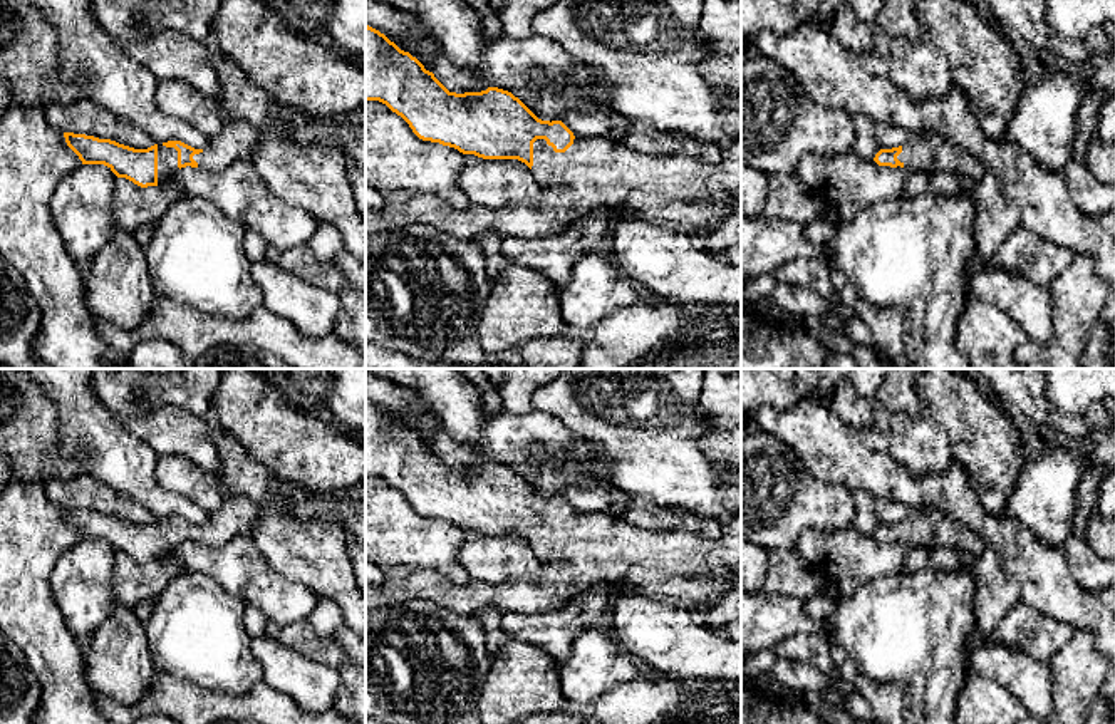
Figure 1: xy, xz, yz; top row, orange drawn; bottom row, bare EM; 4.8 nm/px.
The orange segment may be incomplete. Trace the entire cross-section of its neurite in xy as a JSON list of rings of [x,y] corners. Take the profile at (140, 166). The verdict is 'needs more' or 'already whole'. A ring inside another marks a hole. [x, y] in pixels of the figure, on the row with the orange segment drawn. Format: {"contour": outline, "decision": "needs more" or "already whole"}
{"contour": [[[225,121],[221,131],[203,149],[181,141],[134,149],[111,139],[64,132],[67,146],[82,164],[104,164],[117,178],[126,178],[141,188],[163,186],[181,168],[220,171],[238,159],[252,161],[265,131],[246,121]]], "decision": "needs more"}

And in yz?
{"contour": [[[909,134],[899,147],[880,149],[874,161],[879,166],[905,168],[907,173],[947,173],[979,179],[984,166],[956,142],[937,134]]], "decision": "needs more"}

